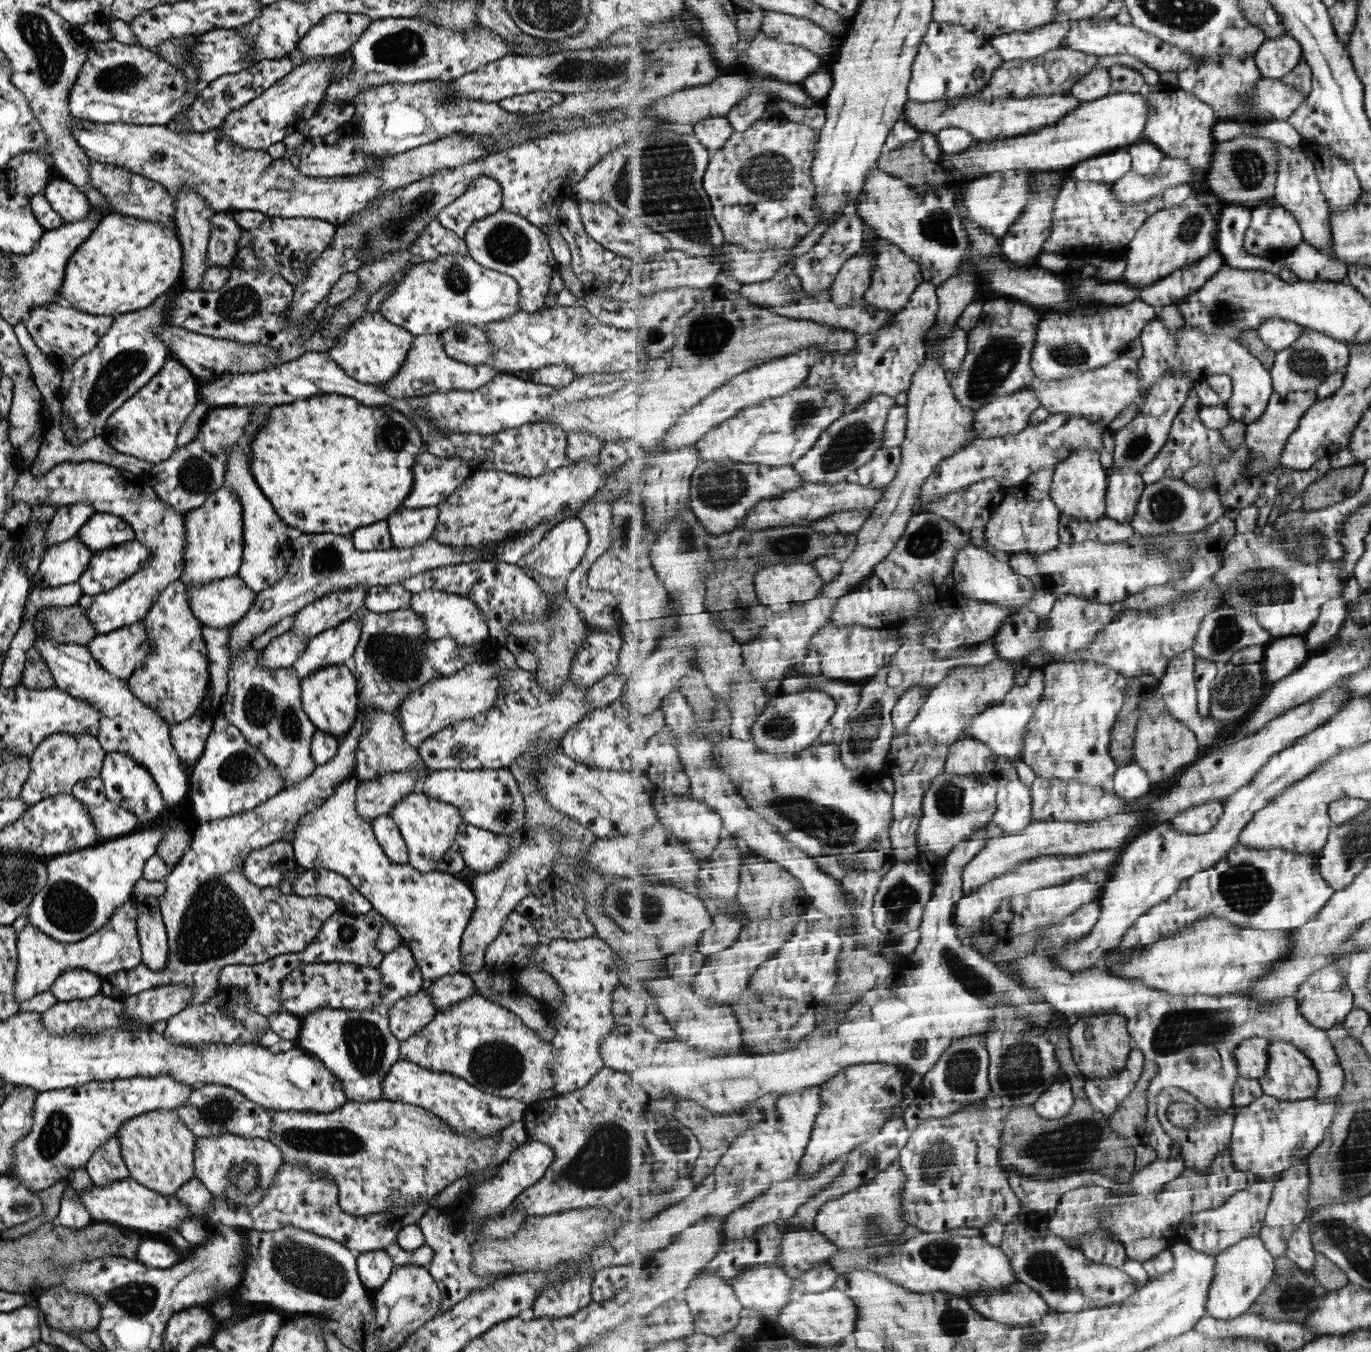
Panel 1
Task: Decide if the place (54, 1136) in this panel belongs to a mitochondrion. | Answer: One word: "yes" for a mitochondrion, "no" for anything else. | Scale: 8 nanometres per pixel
yes

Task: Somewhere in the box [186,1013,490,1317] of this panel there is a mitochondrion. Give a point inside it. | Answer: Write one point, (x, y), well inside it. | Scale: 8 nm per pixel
(314, 1266)

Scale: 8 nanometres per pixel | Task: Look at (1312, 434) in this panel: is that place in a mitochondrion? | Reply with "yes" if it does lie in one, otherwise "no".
no

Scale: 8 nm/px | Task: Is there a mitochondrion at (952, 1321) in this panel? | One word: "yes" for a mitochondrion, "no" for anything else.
yes

